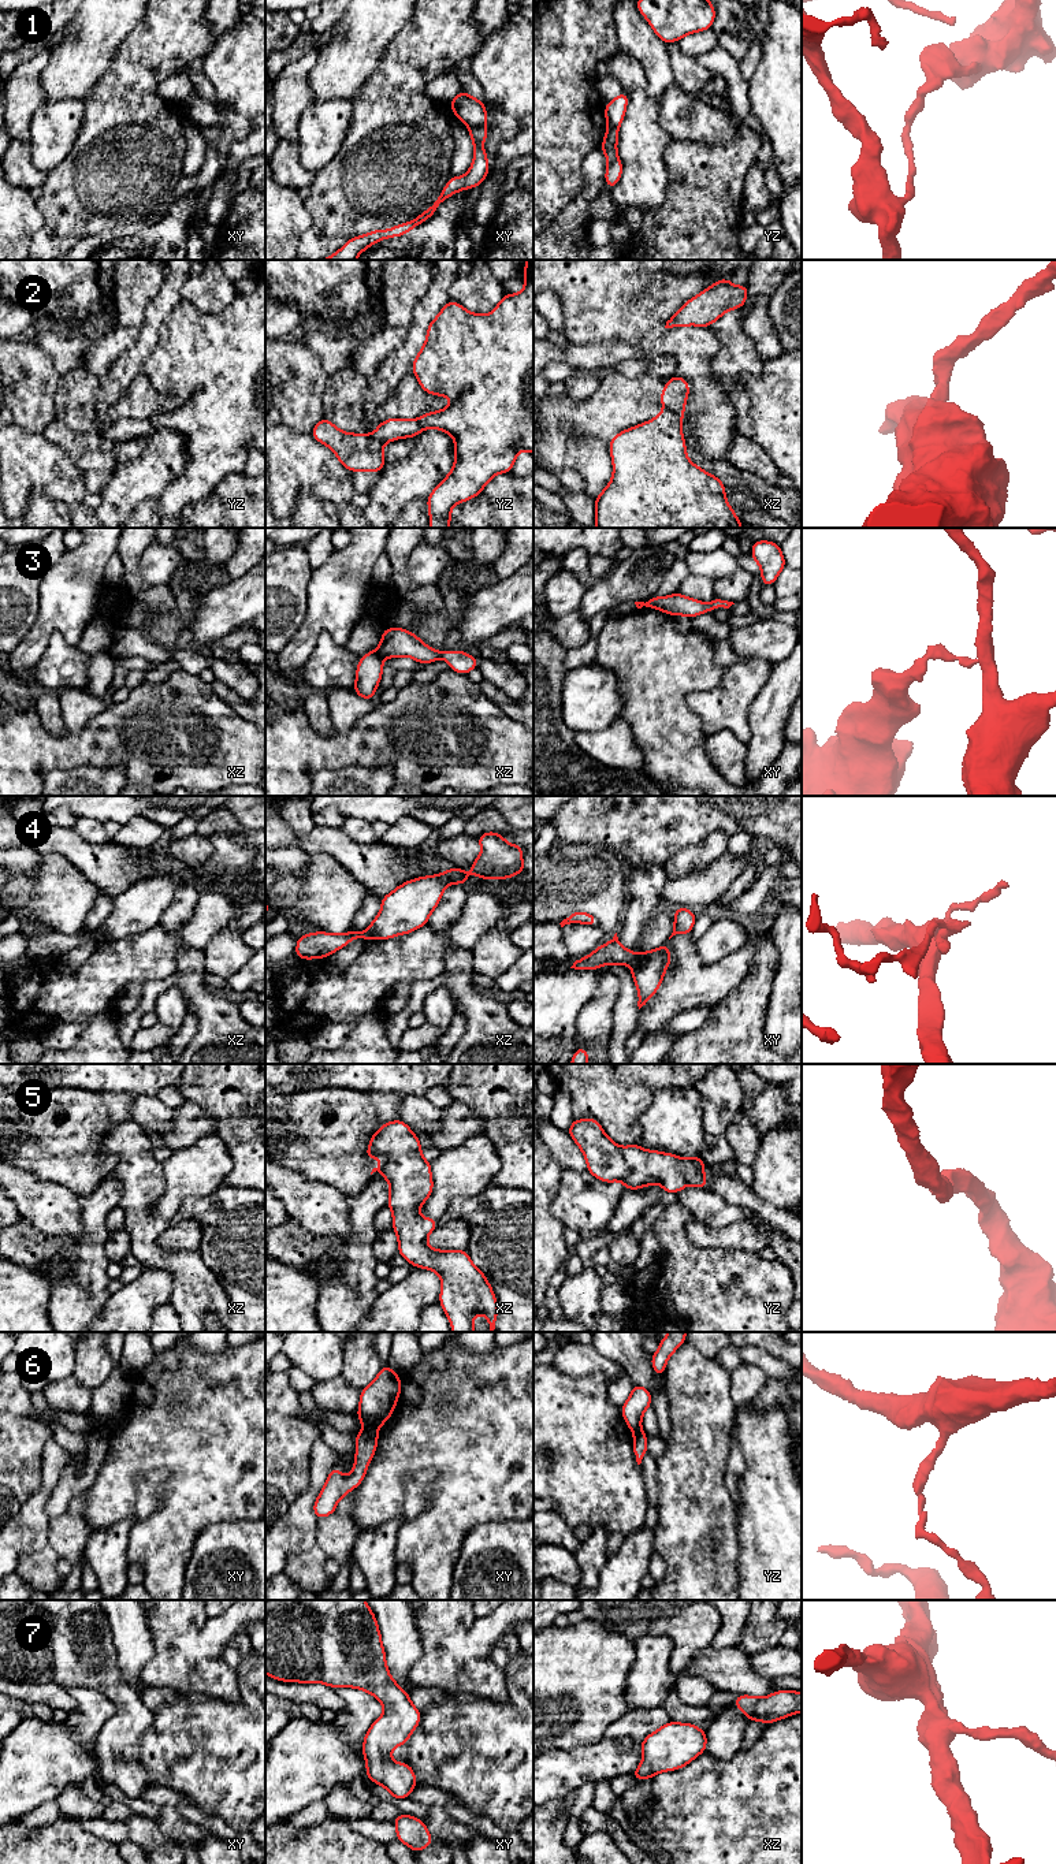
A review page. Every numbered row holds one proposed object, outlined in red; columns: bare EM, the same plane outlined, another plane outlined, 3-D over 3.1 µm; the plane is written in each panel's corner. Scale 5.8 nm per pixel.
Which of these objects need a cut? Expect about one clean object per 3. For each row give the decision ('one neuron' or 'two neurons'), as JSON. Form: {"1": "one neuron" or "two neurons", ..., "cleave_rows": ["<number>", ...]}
{"1": "two neurons", "2": "two neurons", "3": "two neurons", "4": "two neurons", "5": "one neuron", "6": "two neurons", "7": "one neuron", "cleave_rows": ["1", "2", "3", "4", "6"]}

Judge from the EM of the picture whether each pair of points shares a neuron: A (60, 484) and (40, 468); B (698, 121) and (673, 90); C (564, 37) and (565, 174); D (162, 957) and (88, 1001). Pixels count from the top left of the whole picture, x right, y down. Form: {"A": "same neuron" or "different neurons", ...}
{"A": "same neuron", "B": "same neuron", "C": "same neuron", "D": "same neuron"}

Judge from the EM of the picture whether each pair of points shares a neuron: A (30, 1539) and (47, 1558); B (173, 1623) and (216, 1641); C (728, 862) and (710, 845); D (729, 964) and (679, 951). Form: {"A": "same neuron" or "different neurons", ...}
{"A": "different neurons", "B": "different neurons", "C": "different neurons", "D": "same neuron"}

